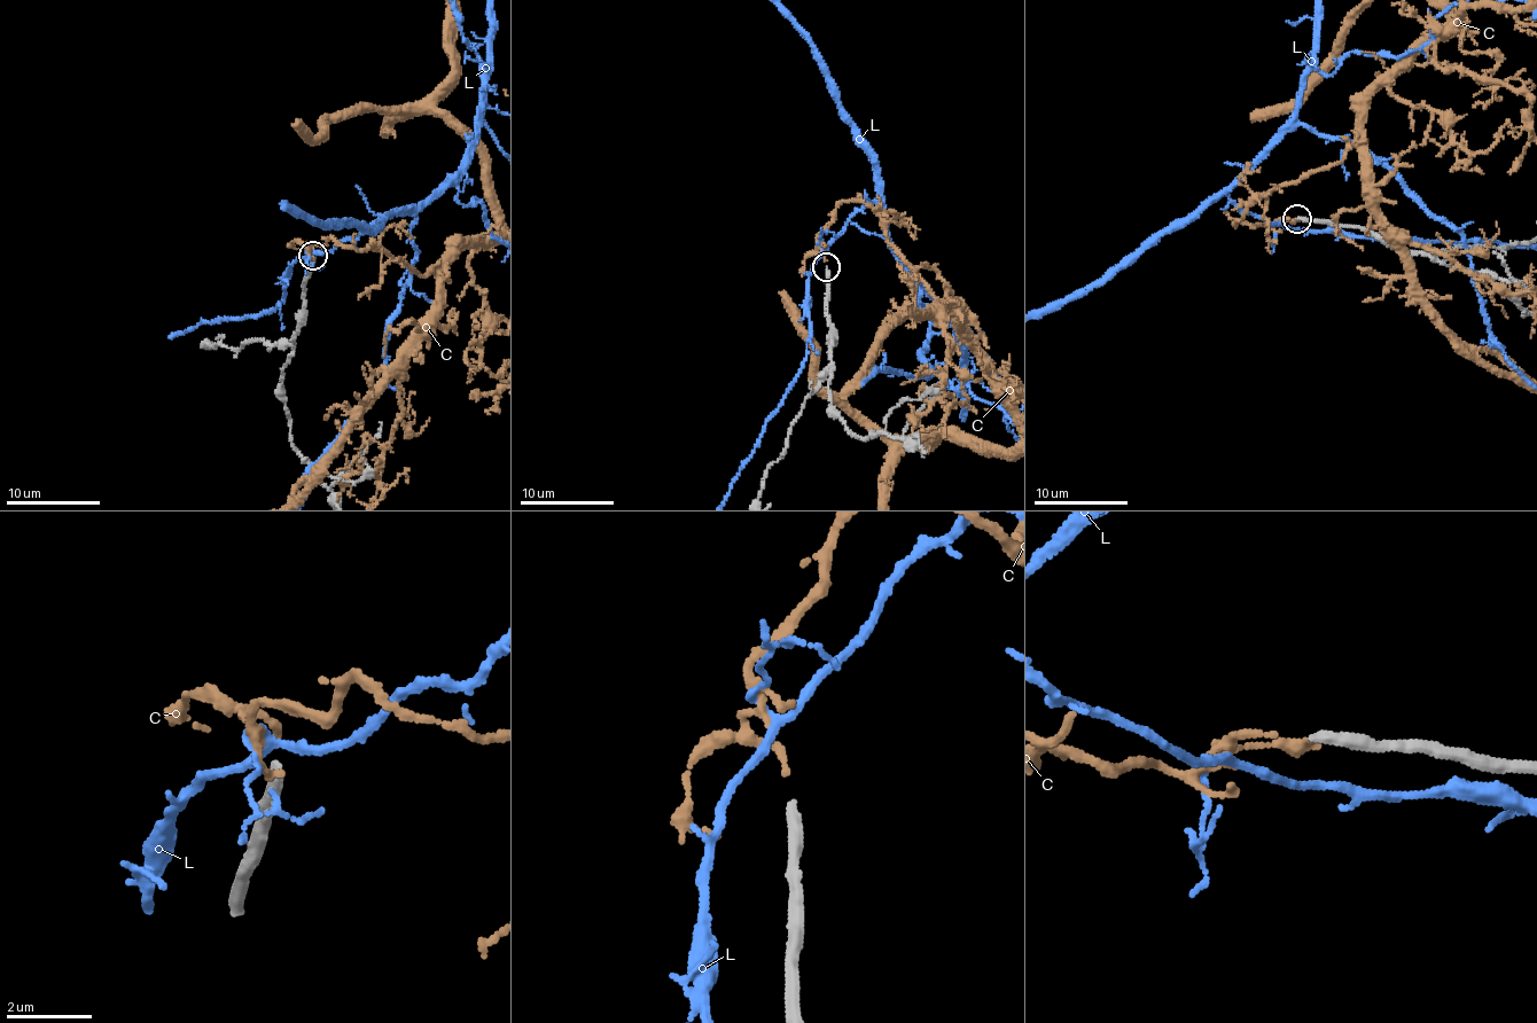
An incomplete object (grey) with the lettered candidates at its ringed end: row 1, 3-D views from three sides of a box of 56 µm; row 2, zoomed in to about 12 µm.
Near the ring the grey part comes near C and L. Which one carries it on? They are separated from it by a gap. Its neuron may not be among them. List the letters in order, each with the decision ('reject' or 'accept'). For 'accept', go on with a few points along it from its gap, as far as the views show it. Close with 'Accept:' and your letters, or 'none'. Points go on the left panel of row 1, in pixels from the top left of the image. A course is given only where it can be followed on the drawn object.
C: reject
L: reject
Accept: none

